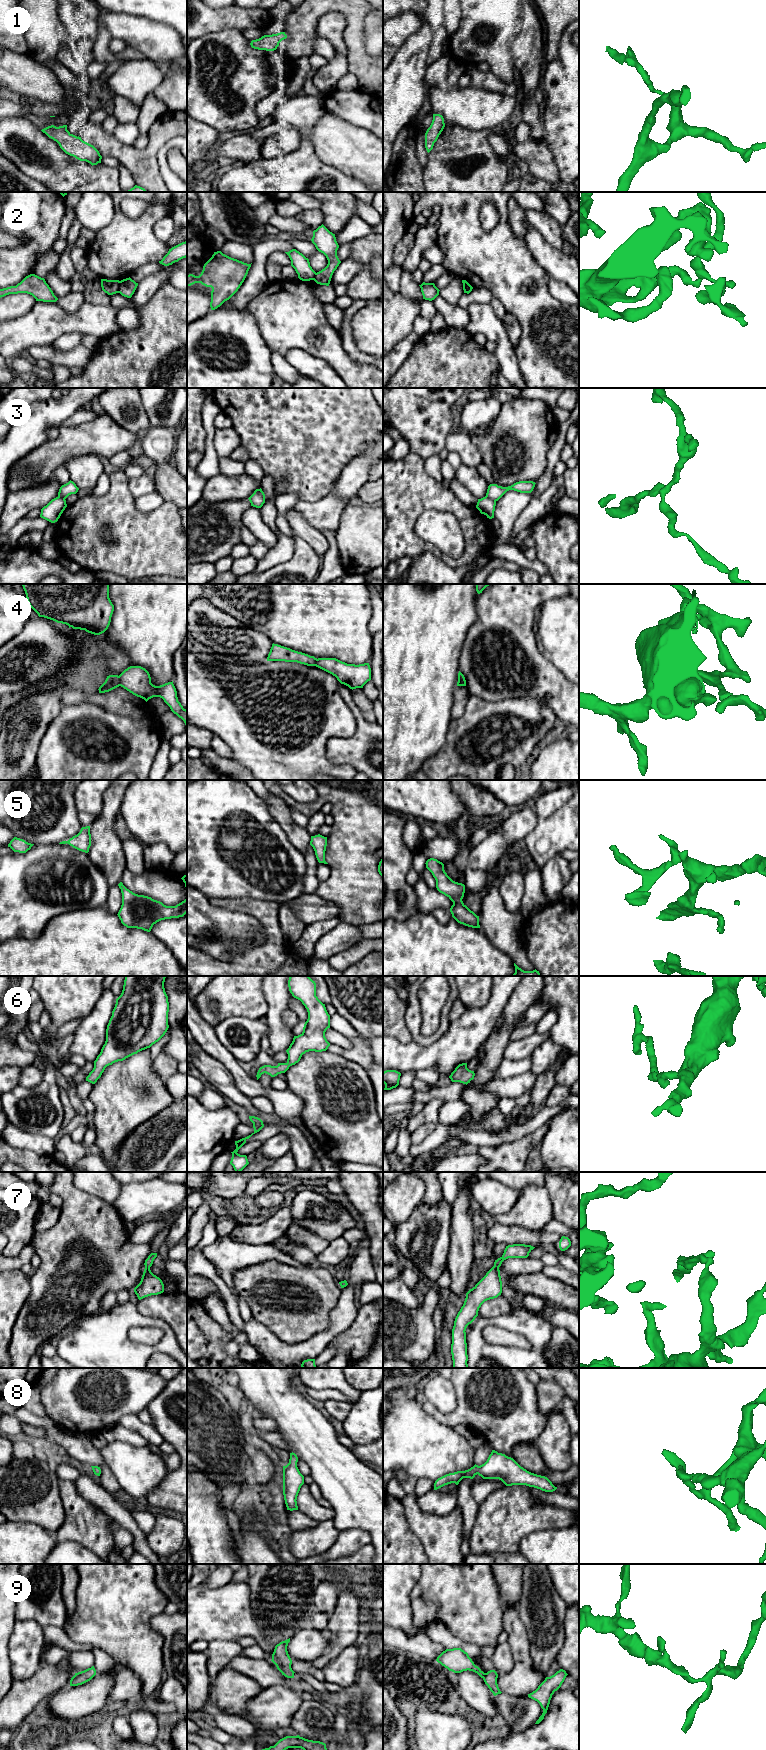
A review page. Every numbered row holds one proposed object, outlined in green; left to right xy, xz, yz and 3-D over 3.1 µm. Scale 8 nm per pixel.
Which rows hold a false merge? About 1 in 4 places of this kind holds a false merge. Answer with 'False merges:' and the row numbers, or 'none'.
False merges: 2, 3, 4

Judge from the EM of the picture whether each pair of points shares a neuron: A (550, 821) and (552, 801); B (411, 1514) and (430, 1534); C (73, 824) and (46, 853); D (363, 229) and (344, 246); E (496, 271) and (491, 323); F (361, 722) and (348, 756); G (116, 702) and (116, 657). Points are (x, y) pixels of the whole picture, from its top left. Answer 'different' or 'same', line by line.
A: same
B: same
C: different
D: same
E: different
F: same
G: different

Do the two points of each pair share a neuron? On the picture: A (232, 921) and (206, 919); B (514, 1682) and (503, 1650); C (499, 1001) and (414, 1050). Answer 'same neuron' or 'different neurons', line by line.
A: same neuron
B: different neurons
C: same neuron

